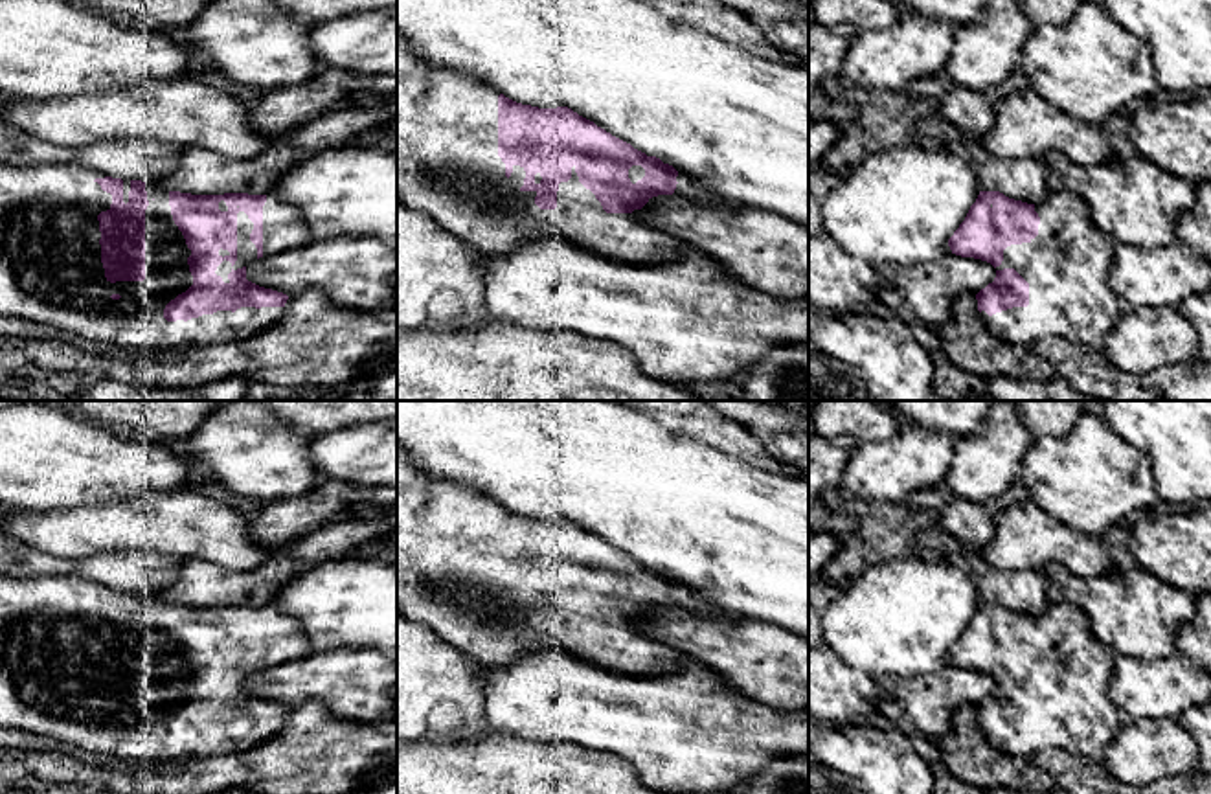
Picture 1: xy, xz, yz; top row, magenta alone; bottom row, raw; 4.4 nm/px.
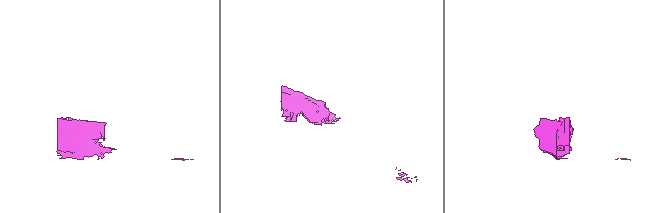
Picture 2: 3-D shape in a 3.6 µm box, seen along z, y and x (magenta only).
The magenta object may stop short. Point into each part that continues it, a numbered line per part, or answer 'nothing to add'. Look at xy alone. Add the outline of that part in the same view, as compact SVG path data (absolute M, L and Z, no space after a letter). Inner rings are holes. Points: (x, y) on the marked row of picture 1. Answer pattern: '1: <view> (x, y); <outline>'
1: xy (50, 258); M0 164L0 316L13 316L50 325L86 342L105 342L147 355L158 349L206 347L244 340L270 327L283 307L241 307L235 312L217 311L187 322L167 322L165 305L193 285L187 257L191 250L173 221L169 191L154 182L145 182L149 206L145 210L145 279L116 281L105 278L101 263L101 232L97 215L110 210L112 195L96 182L107 175L79 164Z

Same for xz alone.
1: xz (447, 124); M397 33L397 200L410 210L437 221L481 255L504 255L527 241L564 235L594 254L621 263L662 263L678 257L687 246L671 233L660 232L634 213L606 213L595 195L586 189L572 167L572 178L559 184L557 208L540 210L537 191L522 191L526 171L513 165L505 176L505 164L498 156L498 96L500 92L474 77L454 70L434 68L419 61L408 40Z

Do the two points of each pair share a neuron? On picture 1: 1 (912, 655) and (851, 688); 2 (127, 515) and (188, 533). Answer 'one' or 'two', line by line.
1: two
2: one

